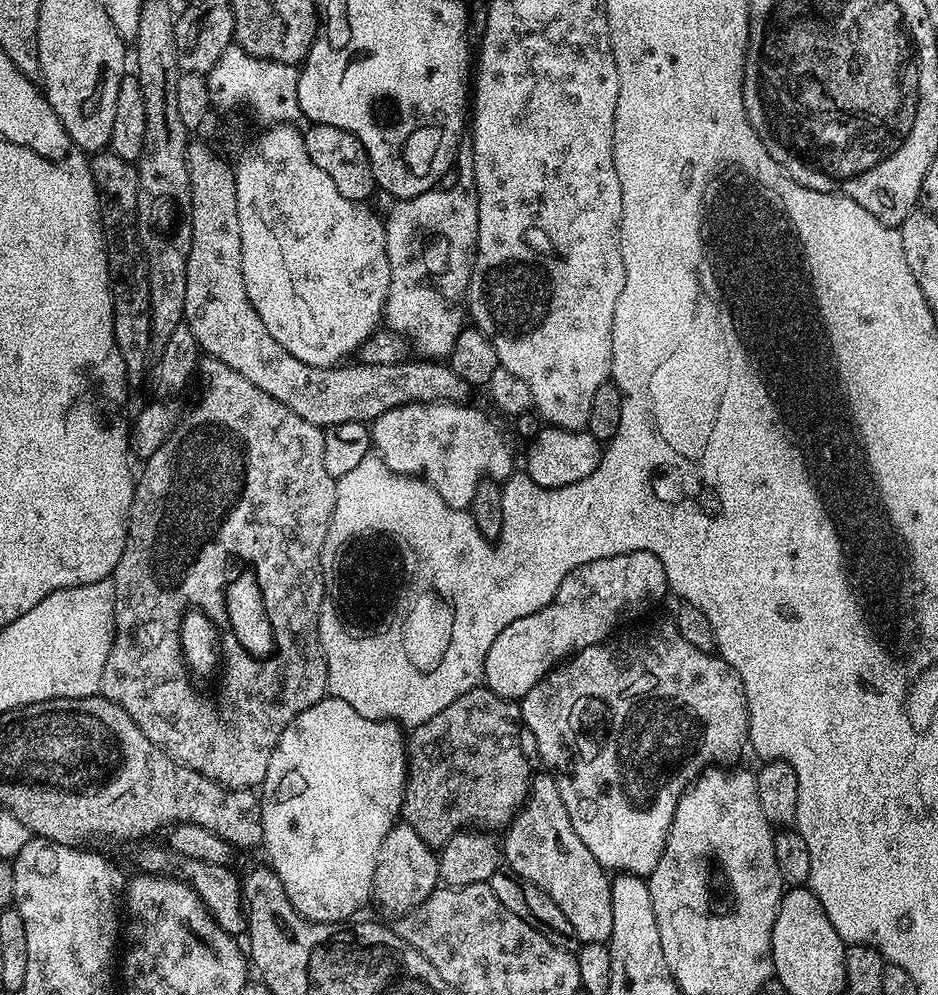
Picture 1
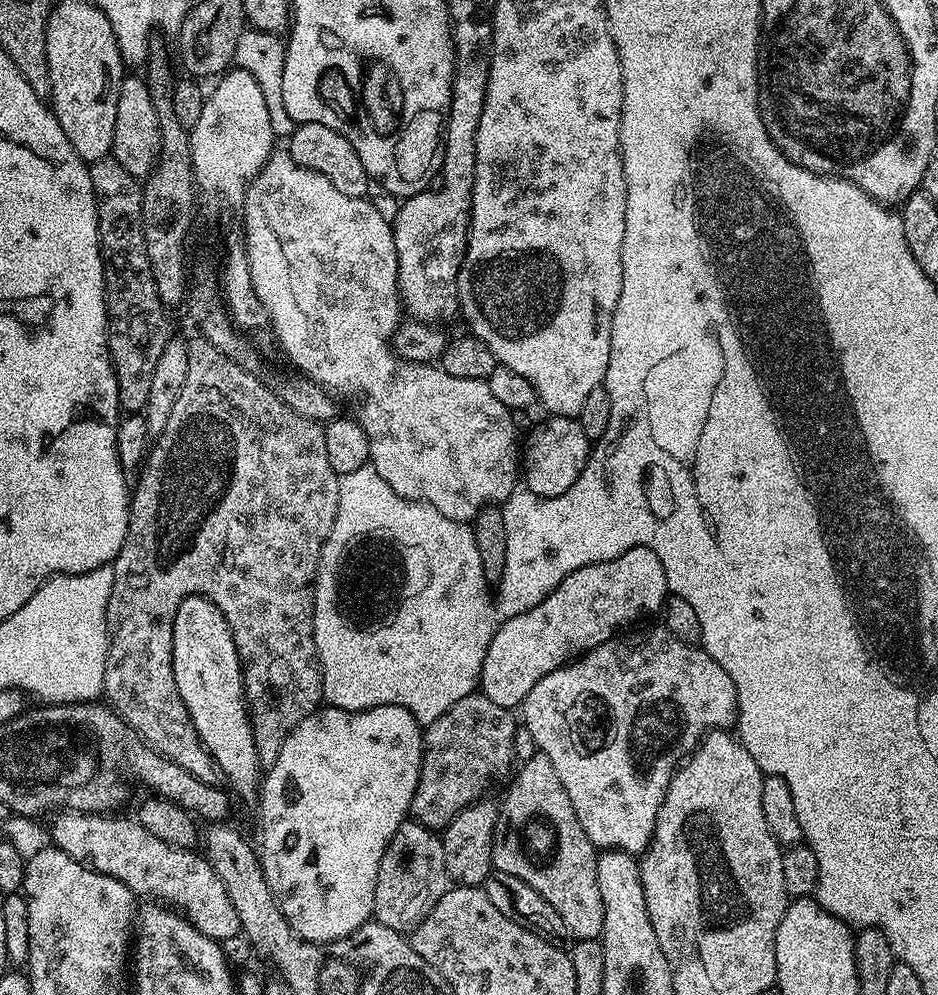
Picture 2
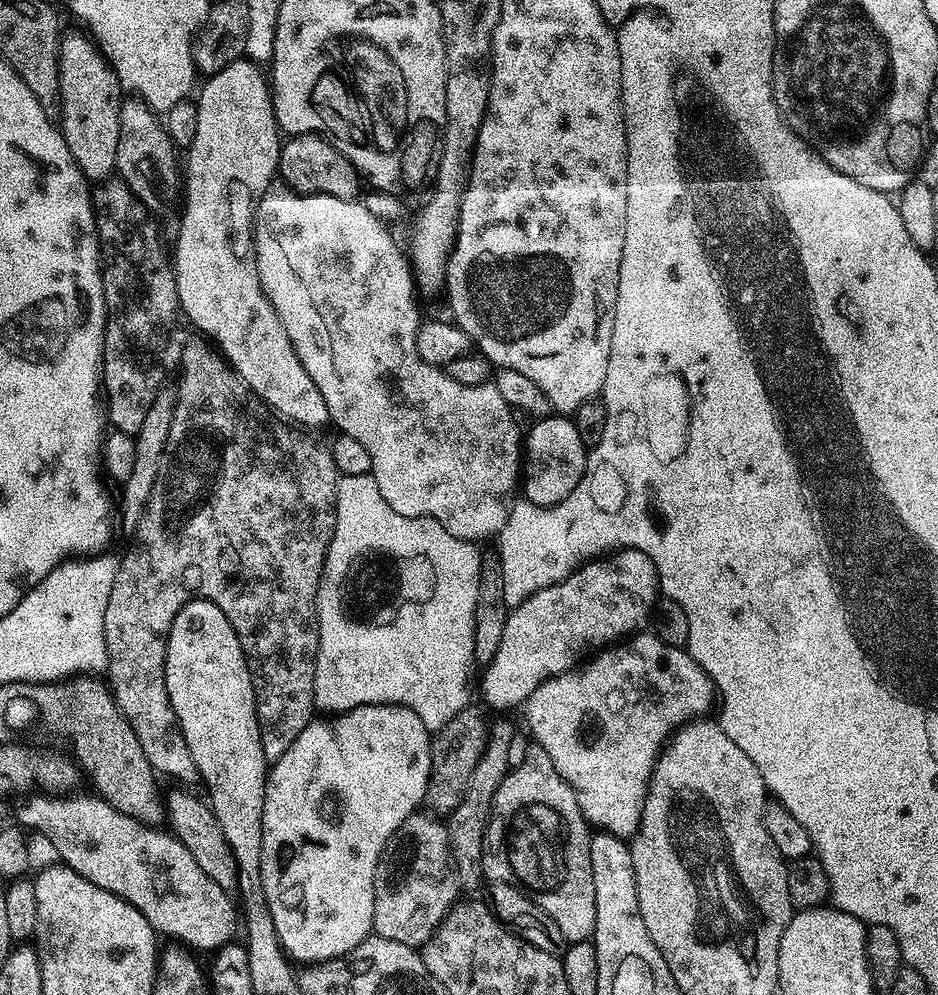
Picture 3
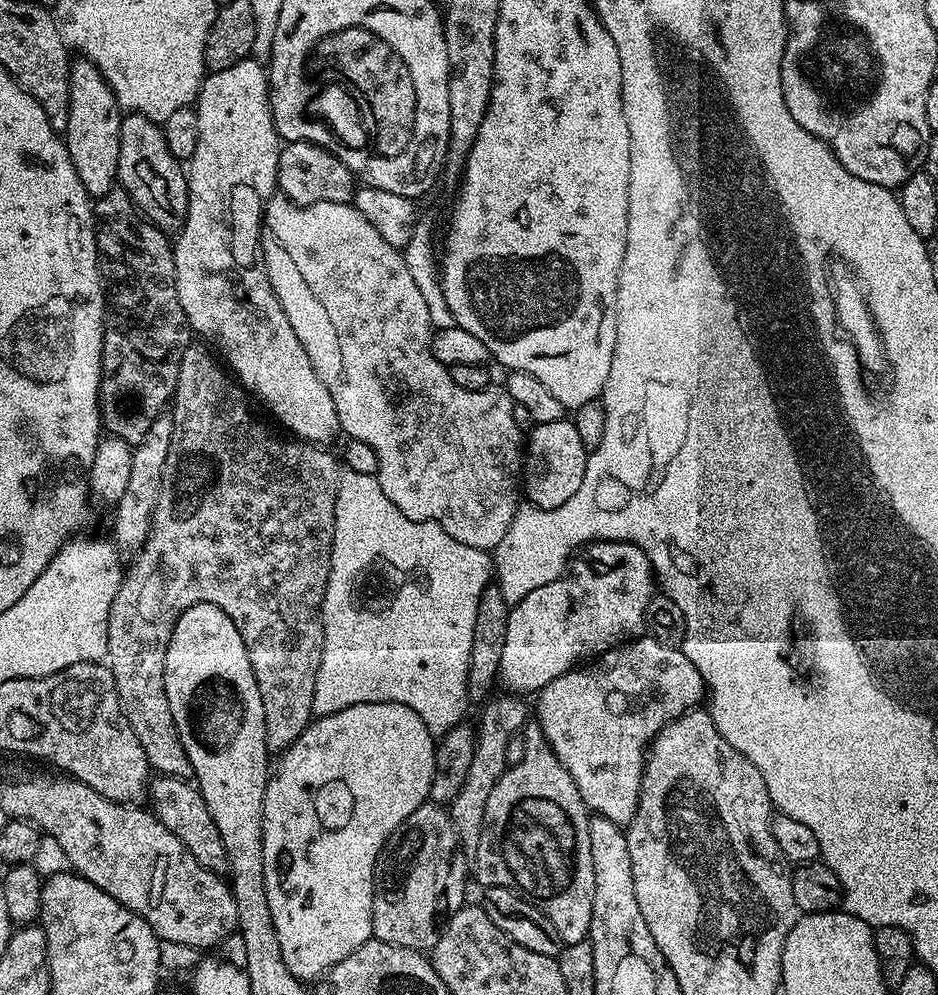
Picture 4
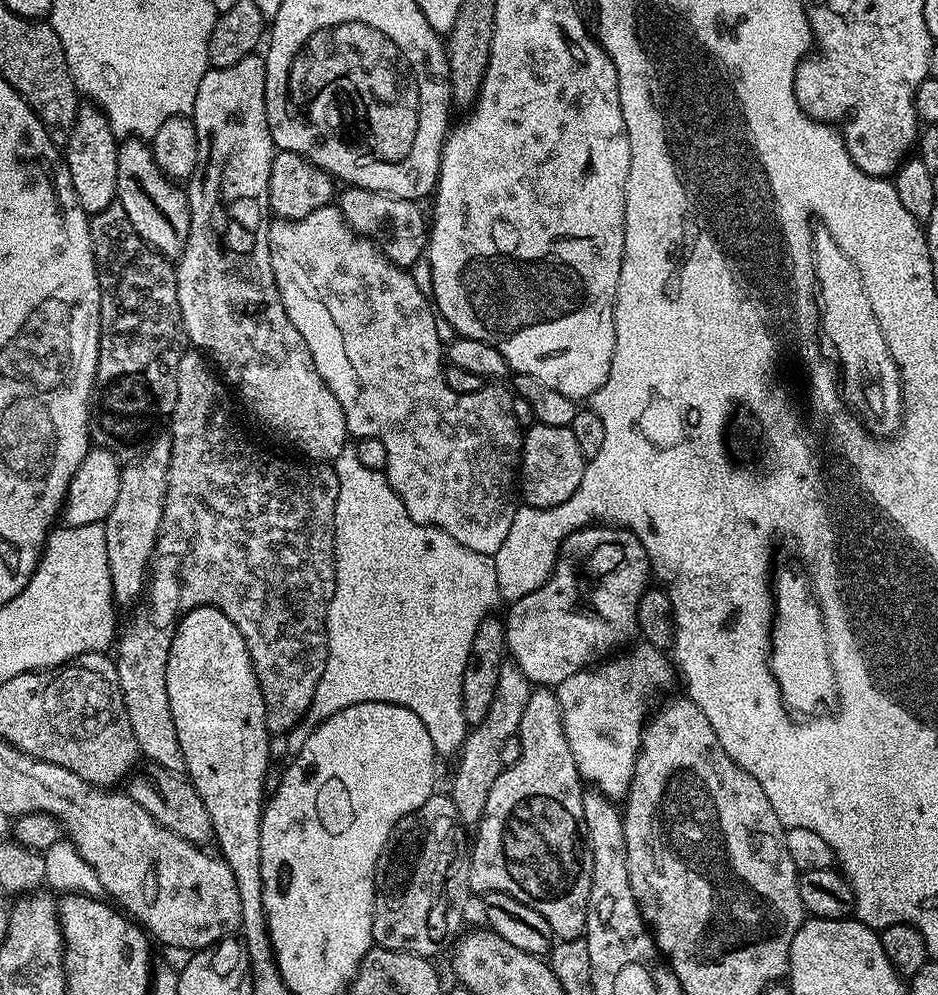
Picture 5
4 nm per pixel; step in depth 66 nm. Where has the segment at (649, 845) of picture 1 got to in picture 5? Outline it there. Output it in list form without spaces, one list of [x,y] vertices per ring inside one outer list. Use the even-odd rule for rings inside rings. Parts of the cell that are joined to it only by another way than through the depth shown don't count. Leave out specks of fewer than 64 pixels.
[[[641,643],[639,647],[629,647],[595,666],[583,668],[578,674],[570,674],[566,682],[557,684],[554,688],[560,703],[566,742],[570,742],[570,754],[574,754],[574,762],[580,772],[581,781],[593,780],[596,783],[593,784],[595,791],[613,802],[623,801],[632,785],[634,766],[644,737],[646,717],[649,715],[648,703],[655,698],[656,692],[671,686],[672,672],[674,676],[673,661],[669,657],[668,661],[664,657],[667,655],[661,649],[653,648],[651,644],[646,643]]]

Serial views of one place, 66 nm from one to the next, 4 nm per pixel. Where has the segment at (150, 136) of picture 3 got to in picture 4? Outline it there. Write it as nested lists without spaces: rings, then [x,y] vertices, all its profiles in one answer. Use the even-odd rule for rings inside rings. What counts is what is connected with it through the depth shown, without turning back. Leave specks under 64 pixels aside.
[[[133,112],[121,119],[116,178],[119,187],[130,194],[140,209],[141,217],[151,227],[165,234],[175,233],[184,227],[188,213],[188,178],[185,169],[181,161],[170,154],[163,127],[155,120],[145,120],[141,112]]]

